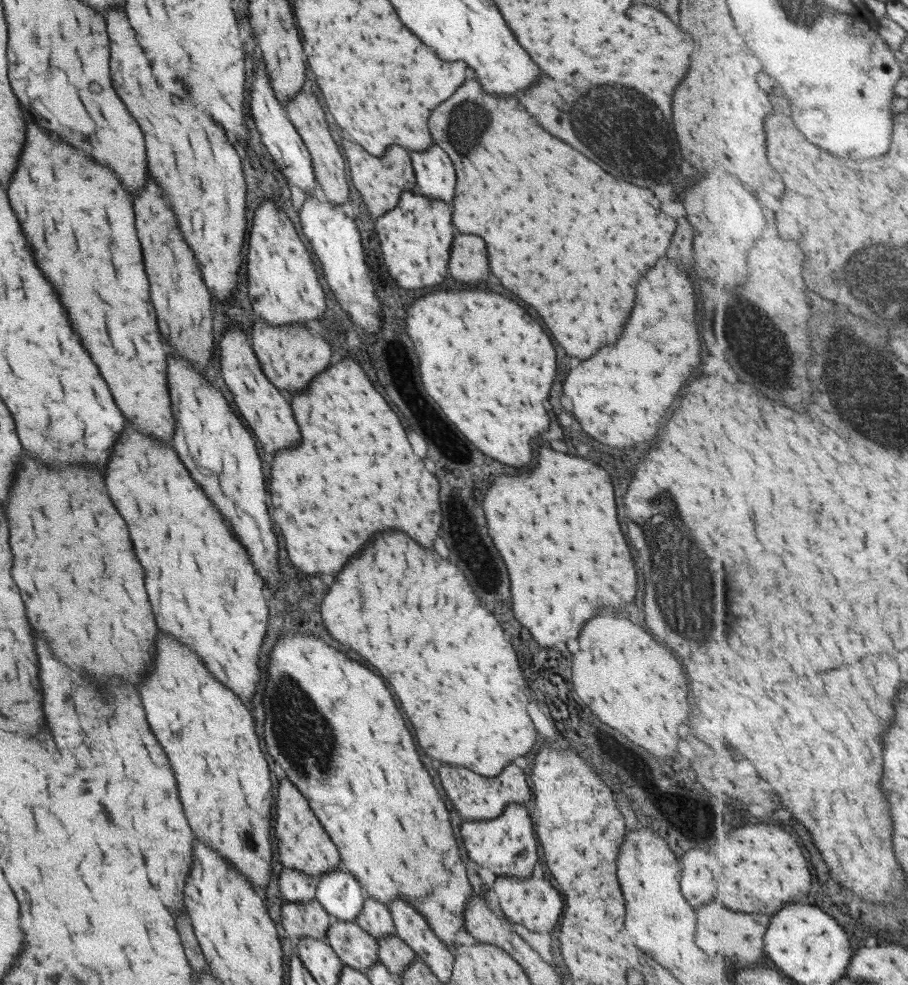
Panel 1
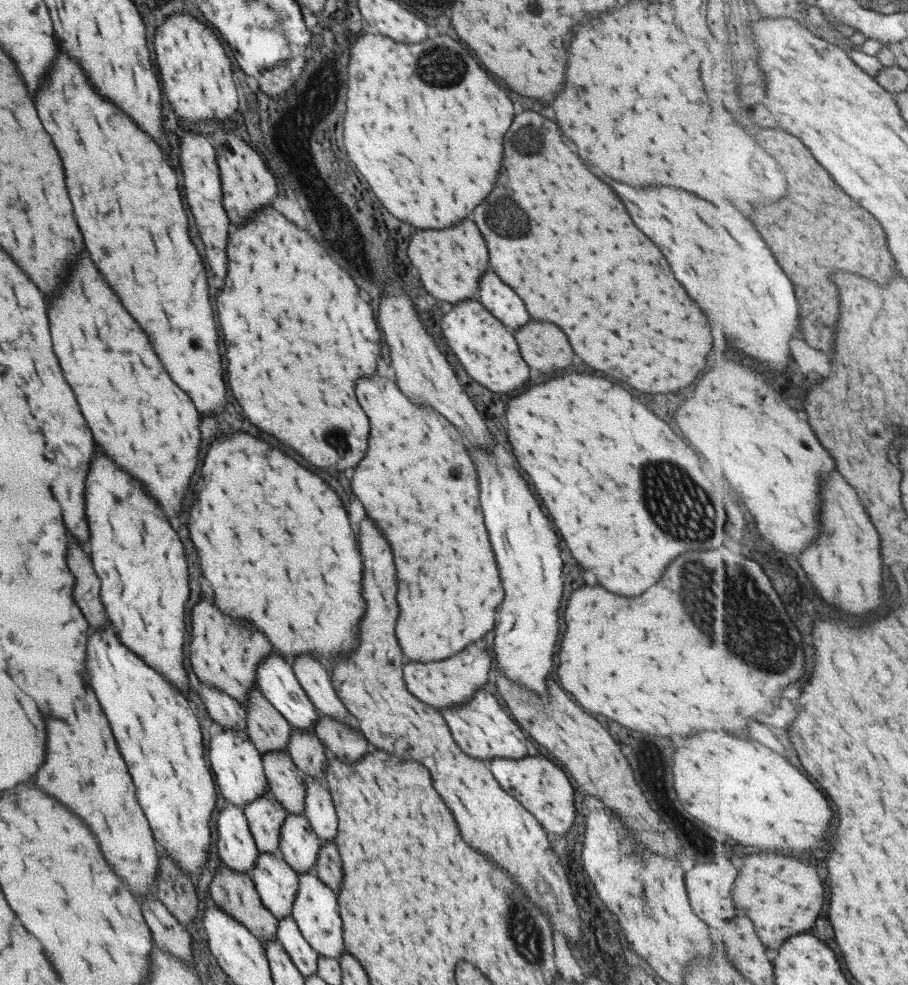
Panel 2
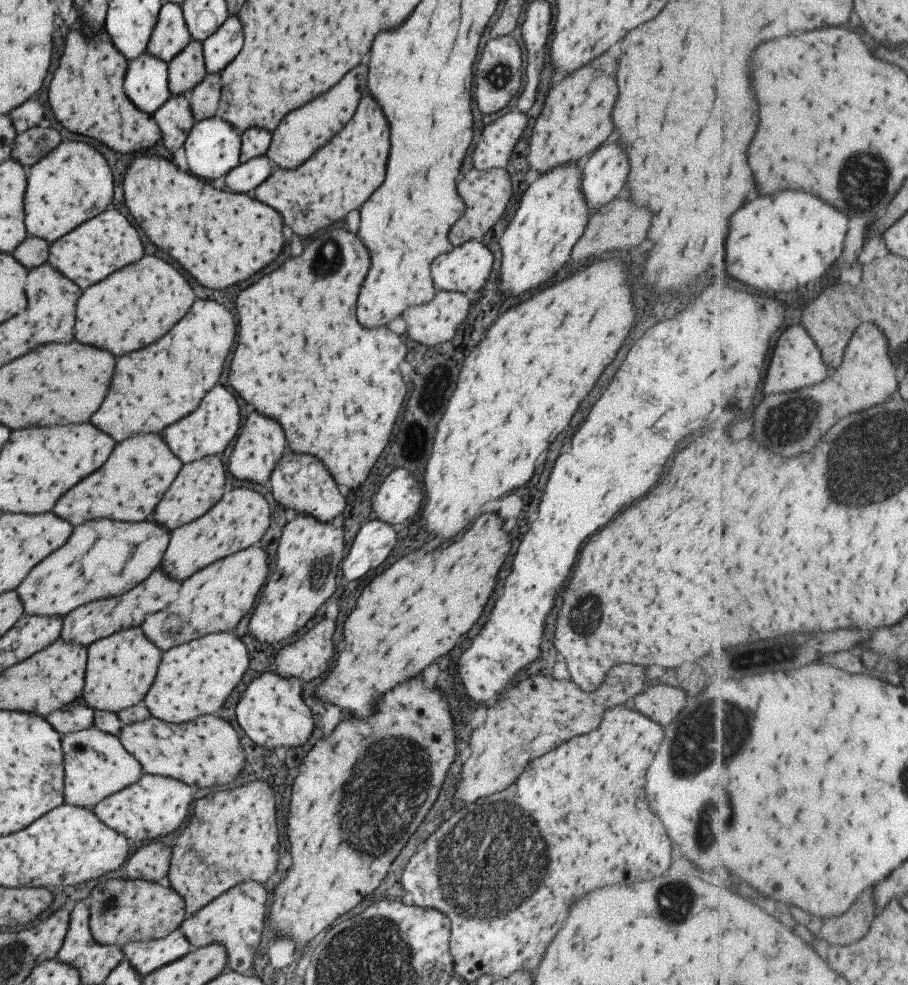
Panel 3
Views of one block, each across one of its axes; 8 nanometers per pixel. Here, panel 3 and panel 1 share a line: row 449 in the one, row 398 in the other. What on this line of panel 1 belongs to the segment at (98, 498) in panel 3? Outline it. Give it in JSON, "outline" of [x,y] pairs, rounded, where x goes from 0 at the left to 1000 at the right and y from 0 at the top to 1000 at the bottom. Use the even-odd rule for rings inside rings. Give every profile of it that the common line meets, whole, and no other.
{"outline":[[[24,110],[25,117],[28,118],[28,144],[24,145],[23,155],[21,155],[21,161],[19,161],[19,170],[17,174],[12,176],[12,182],[8,186],[7,196],[8,202],[21,230],[28,236],[30,244],[34,246],[36,250],[36,256],[39,256],[39,264],[41,264],[41,271],[47,274],[47,278],[56,284],[58,290],[63,290],[61,294],[65,296],[65,303],[72,311],[72,315],[76,317],[76,323],[80,327],[80,333],[85,335],[85,339],[89,341],[91,345],[91,351],[96,355],[96,359],[100,361],[100,365],[105,368],[105,372],[109,374],[109,380],[113,382],[113,386],[118,388],[120,396],[122,396],[122,402],[129,410],[129,414],[135,418],[138,424],[142,424],[146,430],[151,430],[153,437],[162,439],[162,441],[169,441],[177,447],[186,447],[186,443],[191,441],[191,424],[188,424],[188,416],[186,416],[186,404],[184,404],[184,394],[182,394],[182,349],[175,339],[173,333],[173,324],[171,324],[171,316],[169,316],[169,310],[166,310],[166,304],[164,301],[164,290],[162,281],[157,272],[157,265],[155,260],[155,251],[150,239],[150,234],[146,227],[148,215],[144,211],[144,201],[140,197],[140,193],[133,189],[131,181],[127,177],[122,177],[116,169],[109,169],[107,164],[102,164],[100,160],[91,158],[87,152],[83,152],[80,148],[76,148],[74,144],[56,138],[54,134],[50,134],[47,130],[43,130],[39,126],[39,122],[32,118],[32,114]]]}

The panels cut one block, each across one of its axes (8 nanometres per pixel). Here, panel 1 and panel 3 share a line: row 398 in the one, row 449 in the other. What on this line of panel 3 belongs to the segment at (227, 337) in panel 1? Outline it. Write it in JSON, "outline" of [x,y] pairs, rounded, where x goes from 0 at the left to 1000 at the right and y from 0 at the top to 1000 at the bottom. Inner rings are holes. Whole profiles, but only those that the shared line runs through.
{"outline":[[[276,418],[264,432],[257,449],[259,451],[250,471],[252,479],[262,487],[294,491],[297,481],[305,473],[305,467],[314,457],[314,443],[309,432],[303,426],[296,426],[292,422],[285,422],[283,418]]]}

